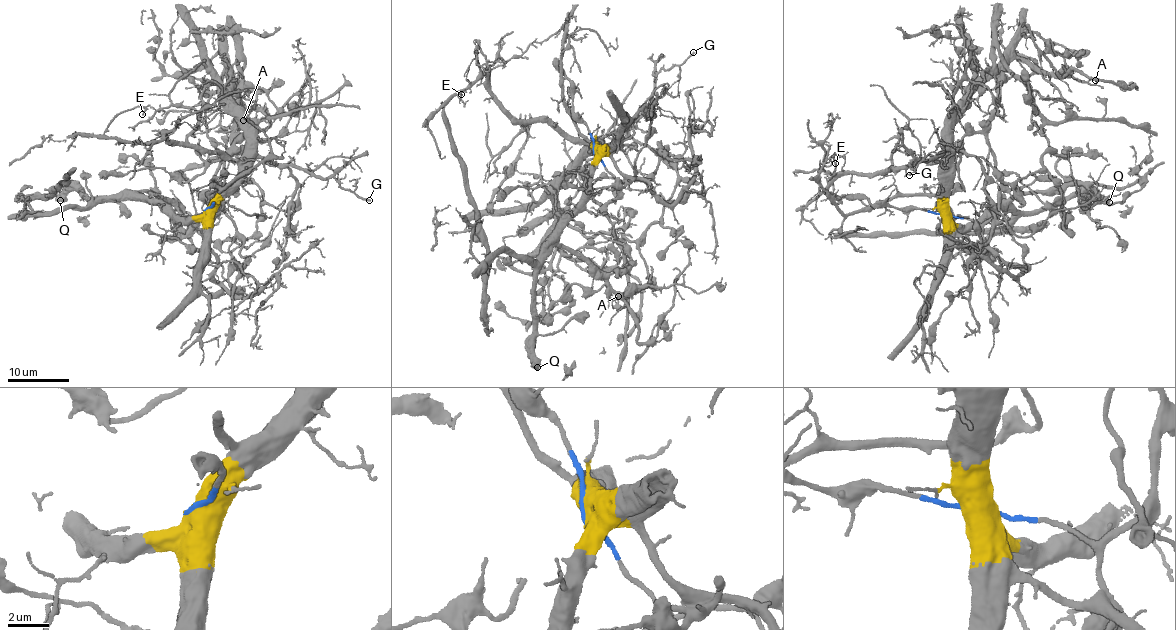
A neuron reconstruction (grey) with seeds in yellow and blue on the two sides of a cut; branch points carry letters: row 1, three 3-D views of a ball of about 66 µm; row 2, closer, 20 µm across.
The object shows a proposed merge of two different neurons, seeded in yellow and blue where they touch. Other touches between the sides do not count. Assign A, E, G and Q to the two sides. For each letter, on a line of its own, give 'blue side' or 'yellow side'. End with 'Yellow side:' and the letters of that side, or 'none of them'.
A: yellow side
E: yellow side
G: yellow side
Q: yellow side
Yellow side: A, E, G, Q

